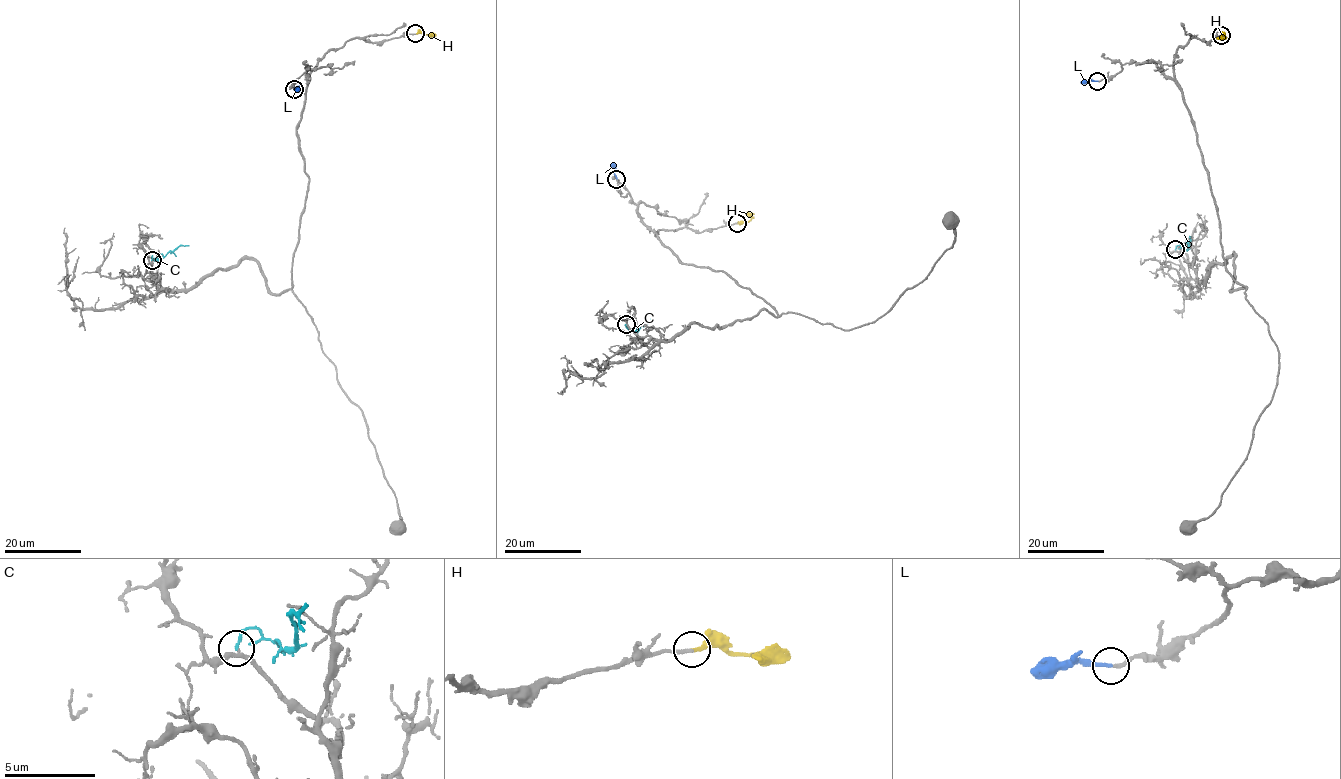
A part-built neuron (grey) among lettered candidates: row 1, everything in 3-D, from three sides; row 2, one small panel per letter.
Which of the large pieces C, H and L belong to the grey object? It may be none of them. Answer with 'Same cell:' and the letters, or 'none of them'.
Same cell: H, L

